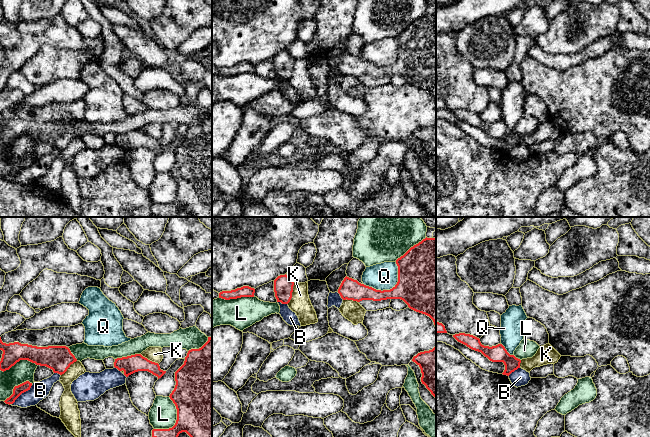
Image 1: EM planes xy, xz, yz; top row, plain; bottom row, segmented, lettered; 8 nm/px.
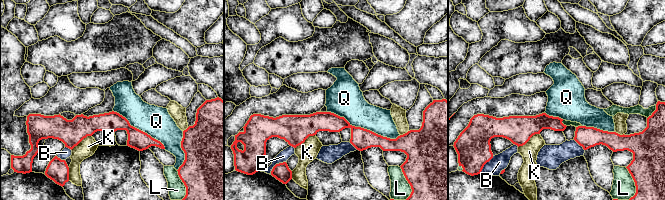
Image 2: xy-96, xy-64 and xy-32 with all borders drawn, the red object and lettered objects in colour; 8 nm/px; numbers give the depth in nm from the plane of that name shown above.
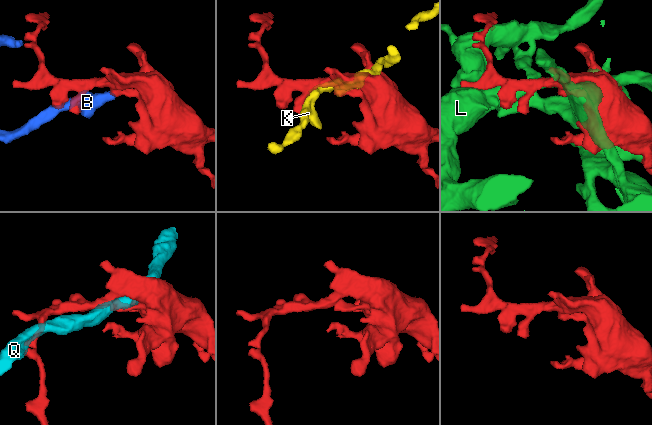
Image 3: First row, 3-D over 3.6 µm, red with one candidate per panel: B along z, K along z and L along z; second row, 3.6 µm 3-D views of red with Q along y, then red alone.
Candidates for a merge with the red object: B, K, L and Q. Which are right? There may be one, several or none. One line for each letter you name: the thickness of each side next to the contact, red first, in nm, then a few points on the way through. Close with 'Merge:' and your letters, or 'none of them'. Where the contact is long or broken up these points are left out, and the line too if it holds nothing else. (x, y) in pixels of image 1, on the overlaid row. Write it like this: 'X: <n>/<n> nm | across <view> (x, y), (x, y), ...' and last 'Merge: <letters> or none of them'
Merge: none of them

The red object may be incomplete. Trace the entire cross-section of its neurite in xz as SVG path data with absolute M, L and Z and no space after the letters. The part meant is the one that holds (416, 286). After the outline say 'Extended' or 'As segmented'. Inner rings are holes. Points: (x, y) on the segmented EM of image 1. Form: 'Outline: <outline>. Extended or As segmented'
Outline: M426 237L398 258L396 264L398 266L398 282L392 289L376 290L346 276L338 289L338 293L343 300L357 302L401 299L410 309L429 316L436 327L436 238Z. As segmented

